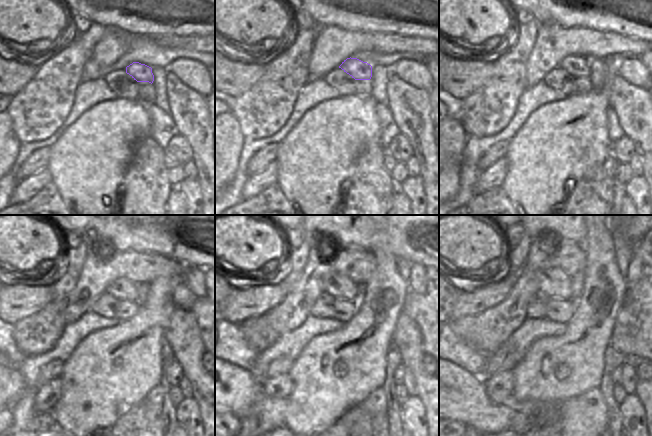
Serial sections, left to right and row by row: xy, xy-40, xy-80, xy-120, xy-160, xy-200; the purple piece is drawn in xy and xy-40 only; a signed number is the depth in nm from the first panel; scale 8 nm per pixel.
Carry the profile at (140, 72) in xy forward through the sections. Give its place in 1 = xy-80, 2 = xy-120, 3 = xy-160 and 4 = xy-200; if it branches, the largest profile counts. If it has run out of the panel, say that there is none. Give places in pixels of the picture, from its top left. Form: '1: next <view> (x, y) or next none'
1: next xy-80 (577, 66)
2: next xy-120 (122, 289)
3: next xy-160 (339, 286)
4: next xy-200 (554, 283)

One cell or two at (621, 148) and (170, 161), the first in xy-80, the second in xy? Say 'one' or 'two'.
two

